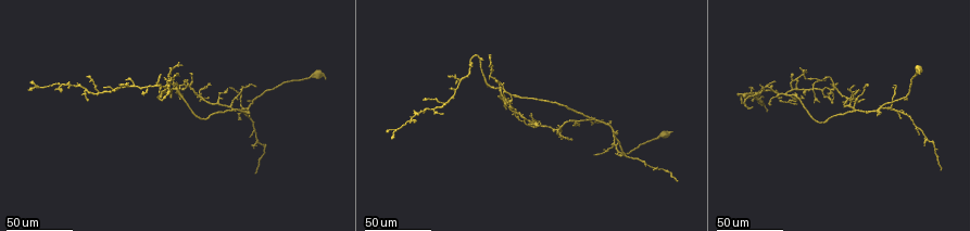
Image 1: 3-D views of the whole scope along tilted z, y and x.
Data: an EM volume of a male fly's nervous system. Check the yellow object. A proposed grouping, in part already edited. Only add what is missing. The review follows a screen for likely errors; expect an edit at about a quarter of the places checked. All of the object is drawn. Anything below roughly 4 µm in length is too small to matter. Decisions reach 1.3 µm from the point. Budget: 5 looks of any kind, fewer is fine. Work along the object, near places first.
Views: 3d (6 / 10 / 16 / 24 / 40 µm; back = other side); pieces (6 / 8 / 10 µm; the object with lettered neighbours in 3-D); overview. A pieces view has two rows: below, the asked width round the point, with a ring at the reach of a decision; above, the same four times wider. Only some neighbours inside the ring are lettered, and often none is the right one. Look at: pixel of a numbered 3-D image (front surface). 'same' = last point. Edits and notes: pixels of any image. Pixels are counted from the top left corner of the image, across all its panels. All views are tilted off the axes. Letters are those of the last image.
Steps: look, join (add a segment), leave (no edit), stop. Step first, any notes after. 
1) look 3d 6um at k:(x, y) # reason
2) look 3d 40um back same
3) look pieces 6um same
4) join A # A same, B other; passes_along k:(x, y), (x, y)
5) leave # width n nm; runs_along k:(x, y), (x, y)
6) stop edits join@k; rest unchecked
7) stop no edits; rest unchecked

look 3d 24um at 1:(446, 76) # branch stops here

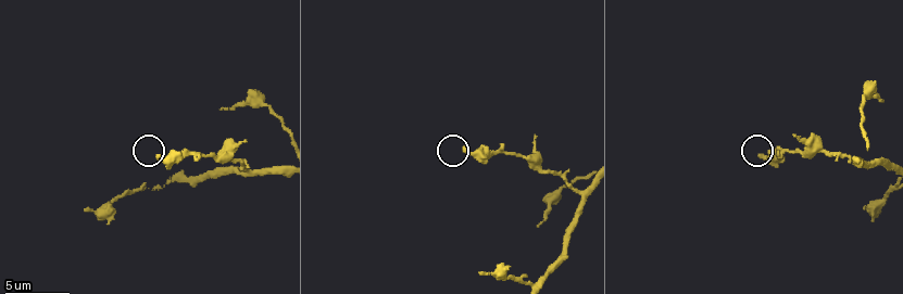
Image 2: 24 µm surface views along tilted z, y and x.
look pieces 6um at 2:(158, 157) # see the neighbours

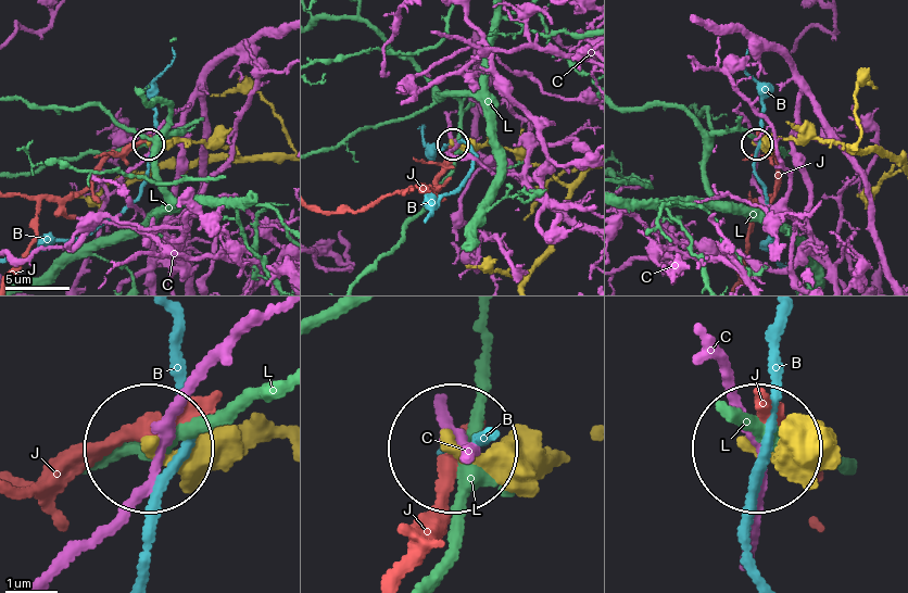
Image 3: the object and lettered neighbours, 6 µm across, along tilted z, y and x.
leave # B other, C other, J other, L other; runs_along 3:(250, 437), (152, 452); no lettered segment goes on from it

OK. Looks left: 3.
look 3d 40um at 1:(102, 88) # branch stops here

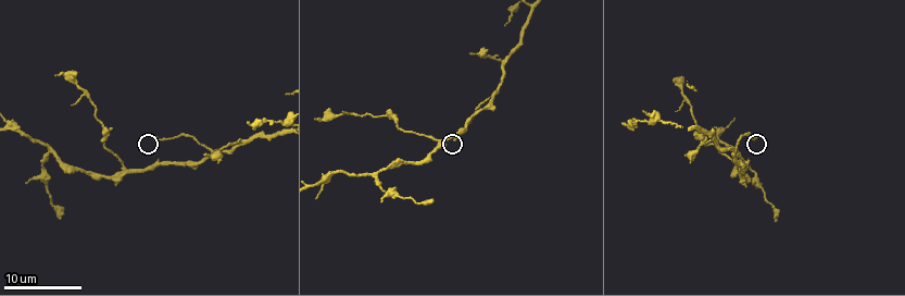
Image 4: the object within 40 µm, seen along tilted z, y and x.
look pieces 6um at 4:(155, 136) # see the neighbours

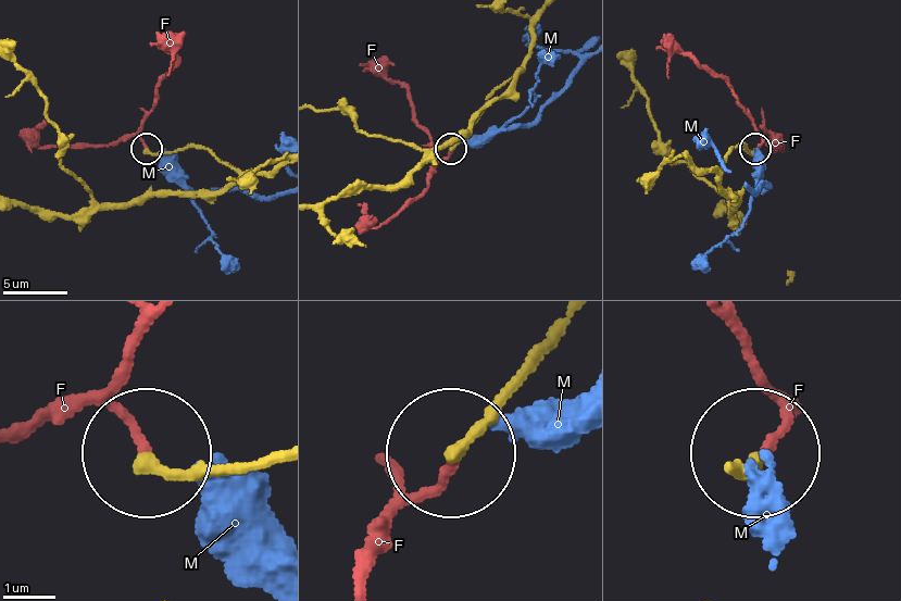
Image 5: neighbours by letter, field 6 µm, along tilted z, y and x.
join F # F same, M other; passes_along 5:(742, 146), (760, 138), (726, 83), (680, 51), (667, 78); the cell continues

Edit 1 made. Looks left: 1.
stop edits join@5; rest unchecked

